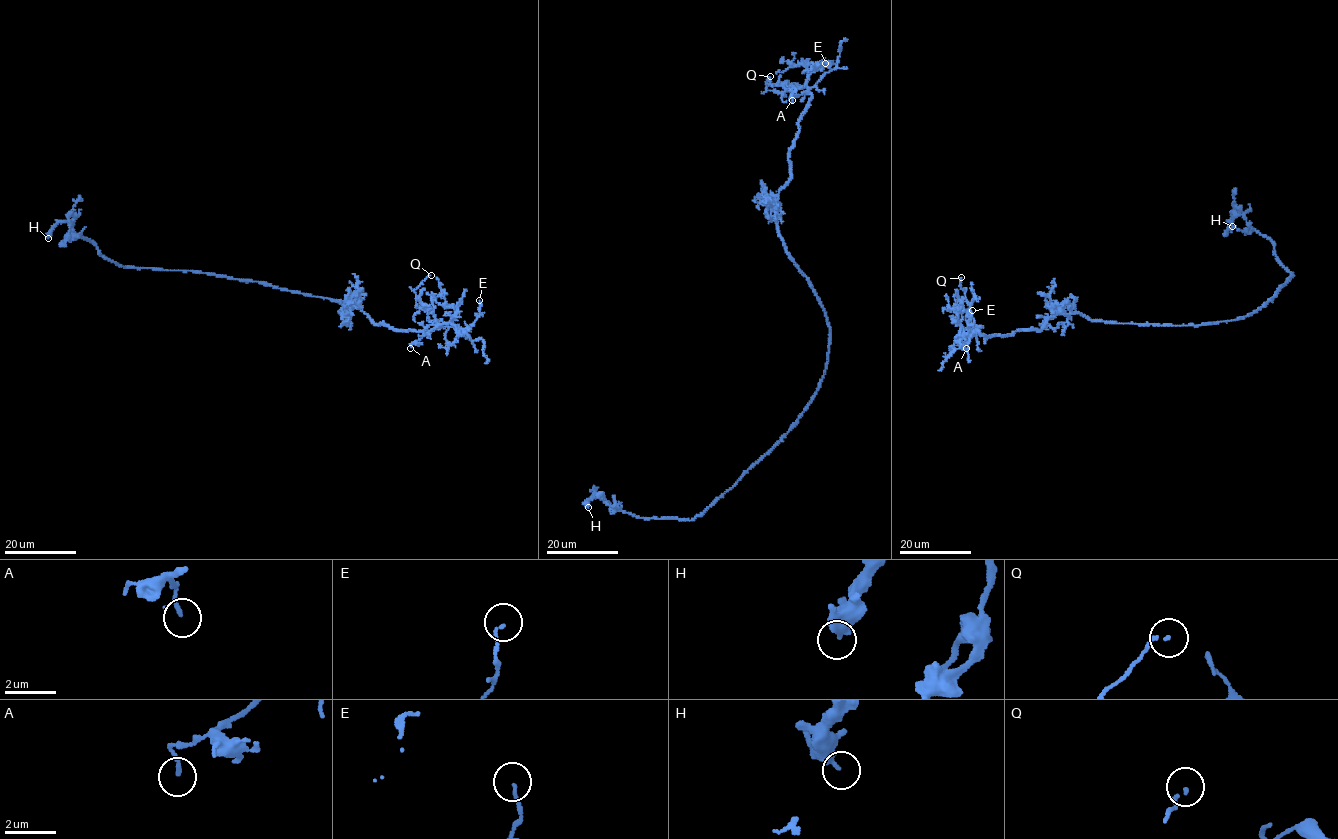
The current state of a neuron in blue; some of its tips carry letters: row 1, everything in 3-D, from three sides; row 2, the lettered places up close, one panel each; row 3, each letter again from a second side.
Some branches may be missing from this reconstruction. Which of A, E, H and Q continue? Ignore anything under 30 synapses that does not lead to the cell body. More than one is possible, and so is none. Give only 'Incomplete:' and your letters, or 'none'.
Incomplete: none

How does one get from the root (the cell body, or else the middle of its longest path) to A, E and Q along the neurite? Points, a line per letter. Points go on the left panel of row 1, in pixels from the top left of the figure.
A: (335, 301), (347, 305), (340, 313), (358, 308), (394, 329), (438, 326), (429, 324), (410, 348)
E: (335, 301), (347, 305), (340, 313), (357, 307), (376, 324), (427, 332), (449, 323), (469, 328), (479, 300)
Q: (335, 301), (347, 305), (340, 313), (358, 308), (394, 329), (437, 330), (435, 317), (414, 291), (431, 275)

